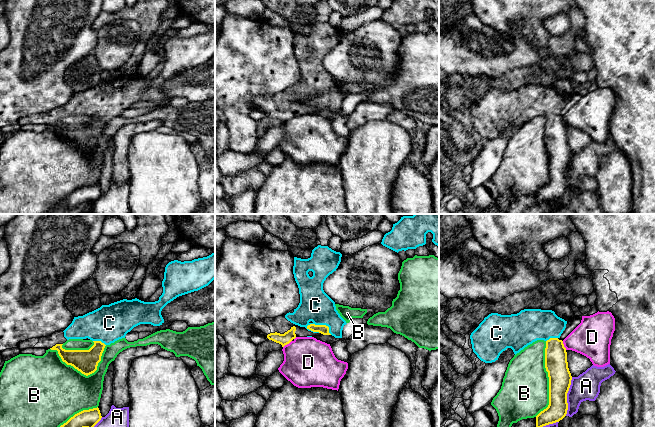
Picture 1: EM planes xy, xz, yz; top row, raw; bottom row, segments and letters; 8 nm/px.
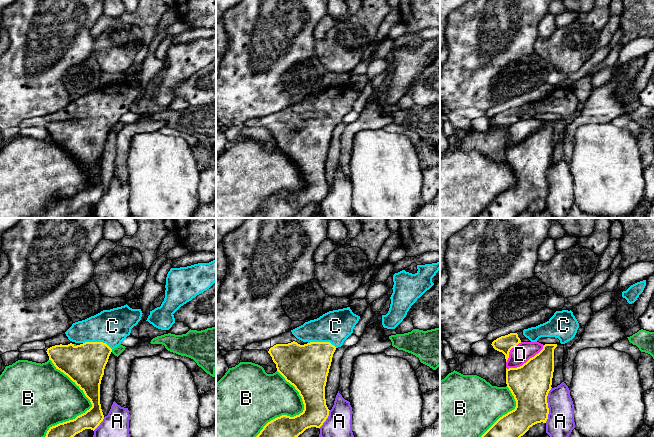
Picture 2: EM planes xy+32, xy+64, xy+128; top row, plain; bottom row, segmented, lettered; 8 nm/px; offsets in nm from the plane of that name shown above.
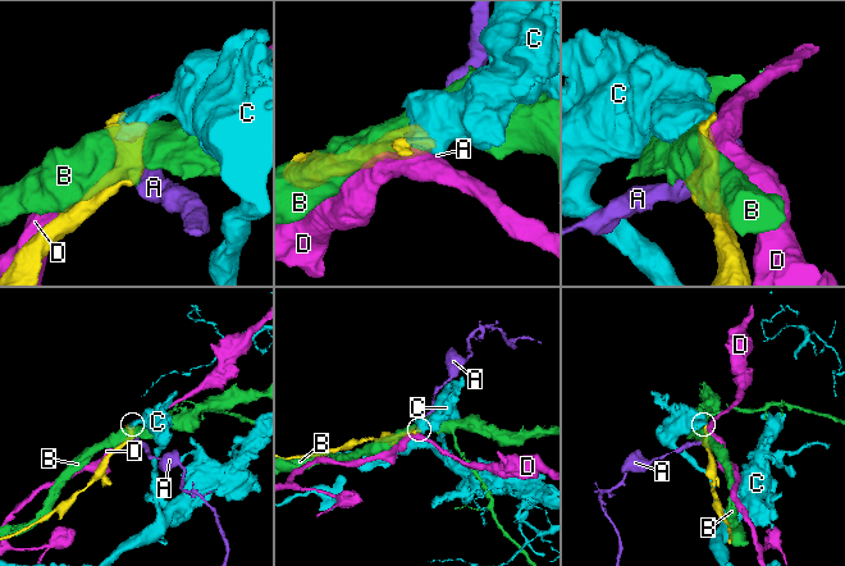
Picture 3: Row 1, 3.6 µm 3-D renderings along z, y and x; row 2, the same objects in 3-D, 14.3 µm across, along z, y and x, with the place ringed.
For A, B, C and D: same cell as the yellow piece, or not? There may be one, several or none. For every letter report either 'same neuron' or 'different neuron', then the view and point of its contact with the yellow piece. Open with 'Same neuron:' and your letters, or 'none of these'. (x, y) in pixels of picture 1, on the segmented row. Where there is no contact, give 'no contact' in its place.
Same neuron: C
A: different neuron; contact yz (566, 396)
B: different neuron; contact yz (549, 380)
C: same neuron; contact xz (321, 325)
D: different neuron; contact xz (287, 343)

